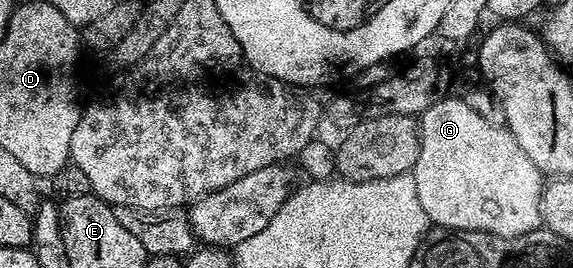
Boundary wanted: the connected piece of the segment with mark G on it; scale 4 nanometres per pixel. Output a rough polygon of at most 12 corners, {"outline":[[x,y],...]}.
{"outline":[[441,97],[410,174],[435,226],[518,237],[546,186],[507,126]]}

